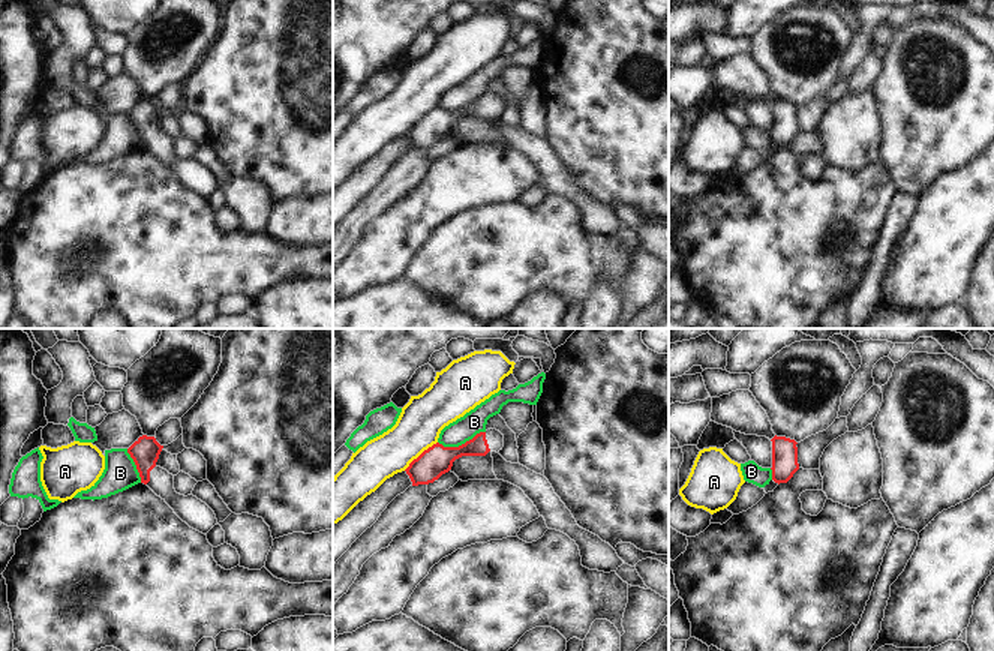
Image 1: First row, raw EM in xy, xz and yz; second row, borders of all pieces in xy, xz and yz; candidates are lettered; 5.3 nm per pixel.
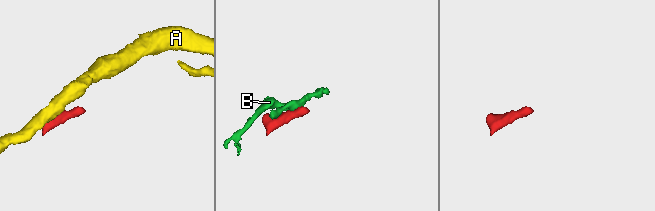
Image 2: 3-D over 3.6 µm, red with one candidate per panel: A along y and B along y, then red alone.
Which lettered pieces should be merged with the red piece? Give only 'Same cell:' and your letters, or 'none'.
Same cell: none

